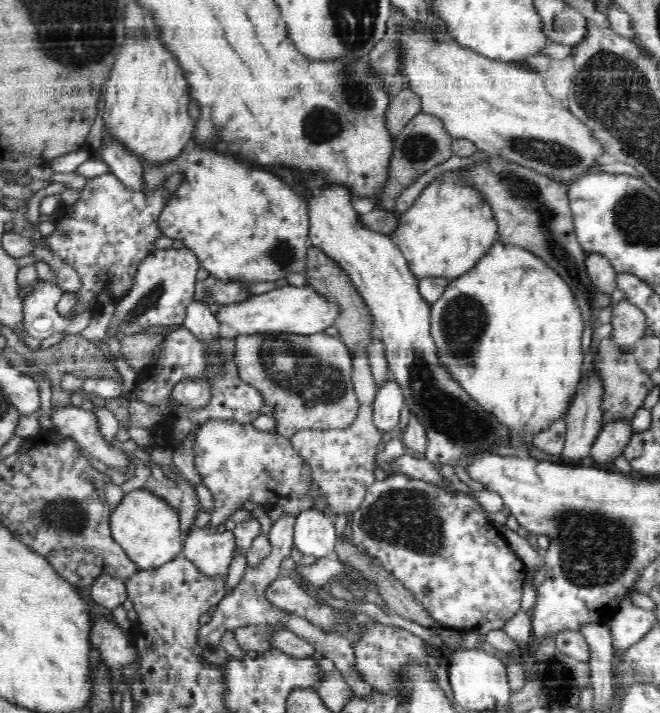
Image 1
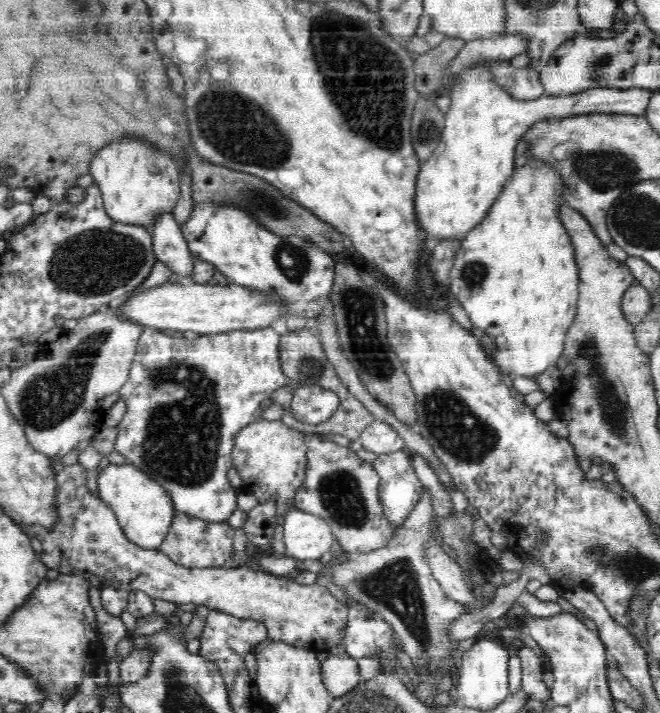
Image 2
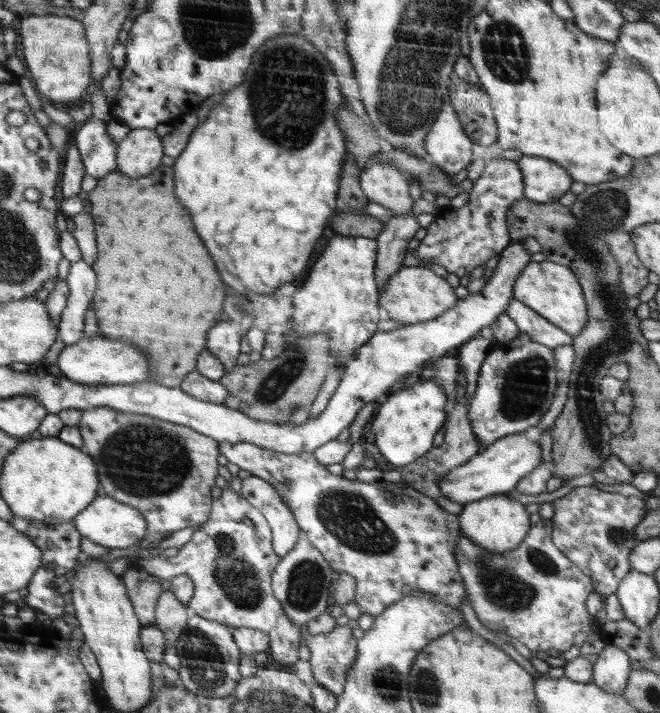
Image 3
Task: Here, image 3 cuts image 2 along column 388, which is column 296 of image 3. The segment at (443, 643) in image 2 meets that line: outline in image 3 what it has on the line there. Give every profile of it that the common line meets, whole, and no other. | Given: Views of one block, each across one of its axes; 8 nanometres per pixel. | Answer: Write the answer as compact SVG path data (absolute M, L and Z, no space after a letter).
M301 531L296 545L282 562L275 568L271 576L271 587L274 595L284 608L284 613L296 624L308 624L323 613L329 612L331 606L332 586L336 580L336 573L328 566L322 553L318 551Z

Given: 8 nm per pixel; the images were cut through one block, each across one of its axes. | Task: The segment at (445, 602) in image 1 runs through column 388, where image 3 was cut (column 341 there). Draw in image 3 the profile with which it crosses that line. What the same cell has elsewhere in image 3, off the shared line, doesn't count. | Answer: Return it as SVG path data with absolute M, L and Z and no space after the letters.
M219 441L219 451L222 456L226 456L228 462L235 464L242 470L247 470L253 476L258 476L260 479L270 482L274 485L274 489L278 491L279 496L282 497L282 501L288 505L288 509L292 510L292 515L295 521L299 524L300 530L302 530L309 542L322 553L322 556L326 559L328 566L339 574L345 572L355 578L355 598L353 599L358 603L358 608L362 615L372 615L376 618L378 615L384 613L390 606L402 601L405 596L413 594L413 592L429 592L436 597L438 603L444 603L452 609L459 609L462 601L468 601L467 590L463 577L459 572L459 565L457 564L456 556L456 541L458 541L458 535L460 535L459 522L456 521L450 512L442 509L431 497L424 496L424 493L418 492L416 488L404 484L404 482L386 482L378 480L378 482L361 482L360 480L348 480L343 476L336 476L329 473L329 470L318 460L312 453L292 453L278 452L274 449L262 448L257 444L250 444L245 442L239 442L232 444L228 441Z

